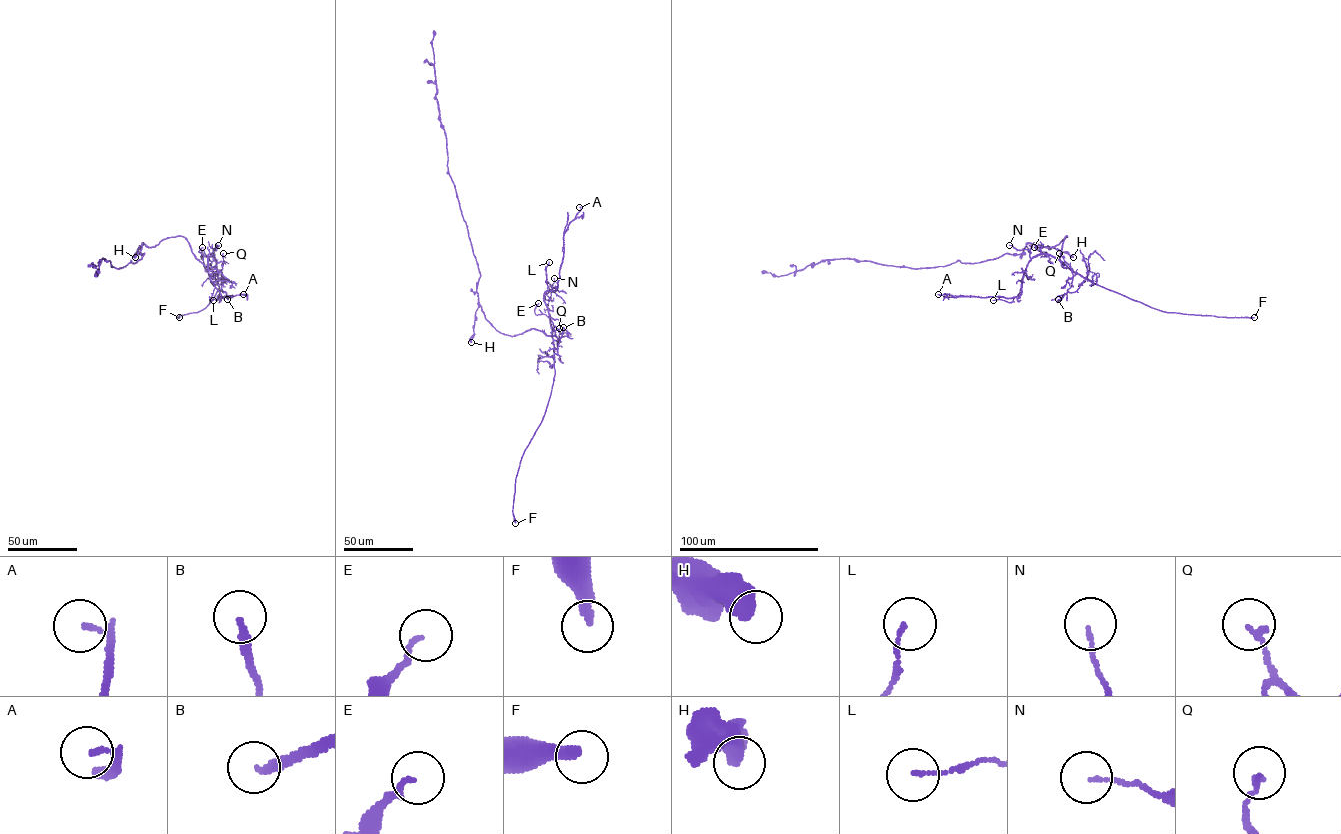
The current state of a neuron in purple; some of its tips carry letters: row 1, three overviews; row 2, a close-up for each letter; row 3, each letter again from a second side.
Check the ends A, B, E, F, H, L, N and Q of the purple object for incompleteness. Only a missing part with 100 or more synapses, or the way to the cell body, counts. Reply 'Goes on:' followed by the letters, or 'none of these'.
Goes on: F

